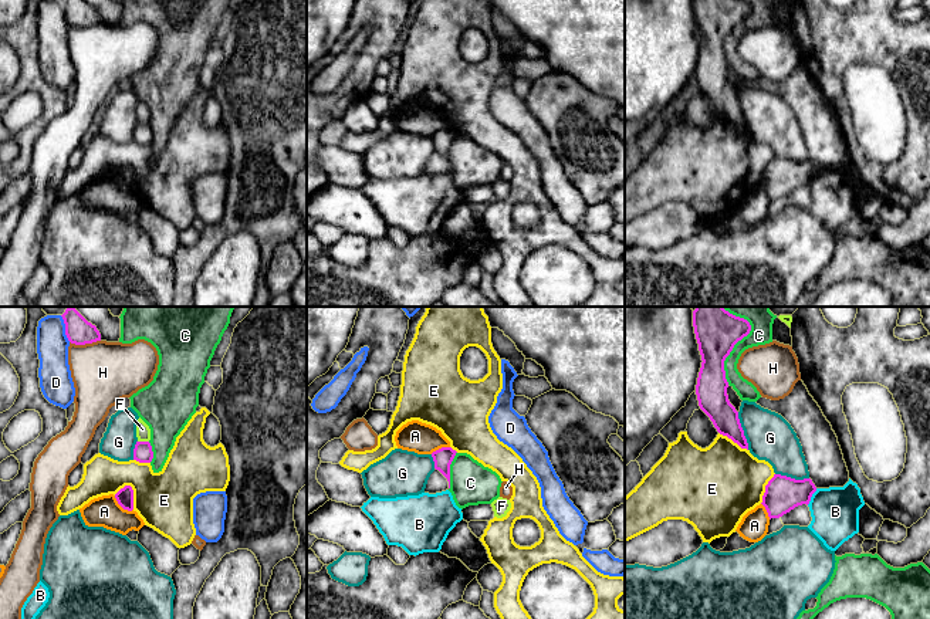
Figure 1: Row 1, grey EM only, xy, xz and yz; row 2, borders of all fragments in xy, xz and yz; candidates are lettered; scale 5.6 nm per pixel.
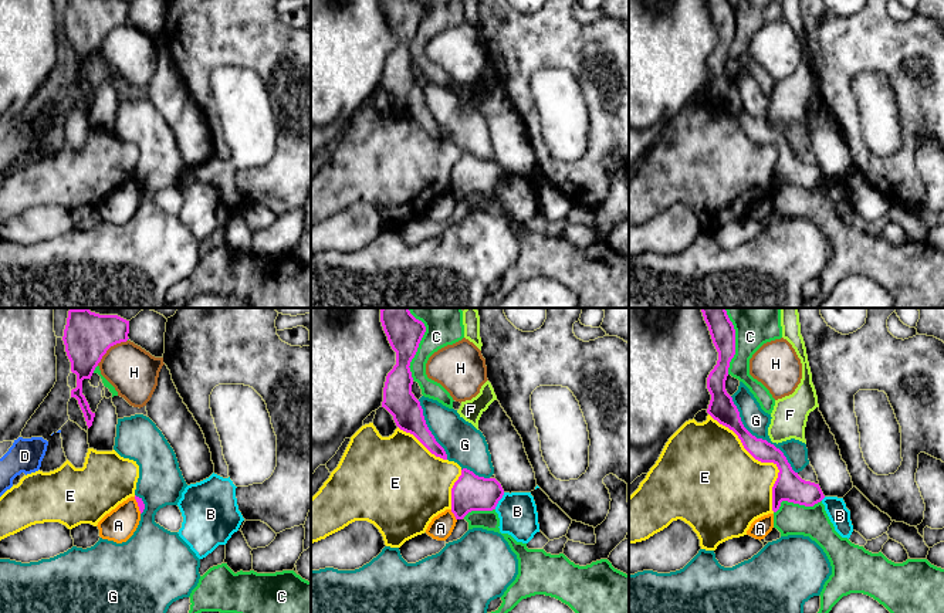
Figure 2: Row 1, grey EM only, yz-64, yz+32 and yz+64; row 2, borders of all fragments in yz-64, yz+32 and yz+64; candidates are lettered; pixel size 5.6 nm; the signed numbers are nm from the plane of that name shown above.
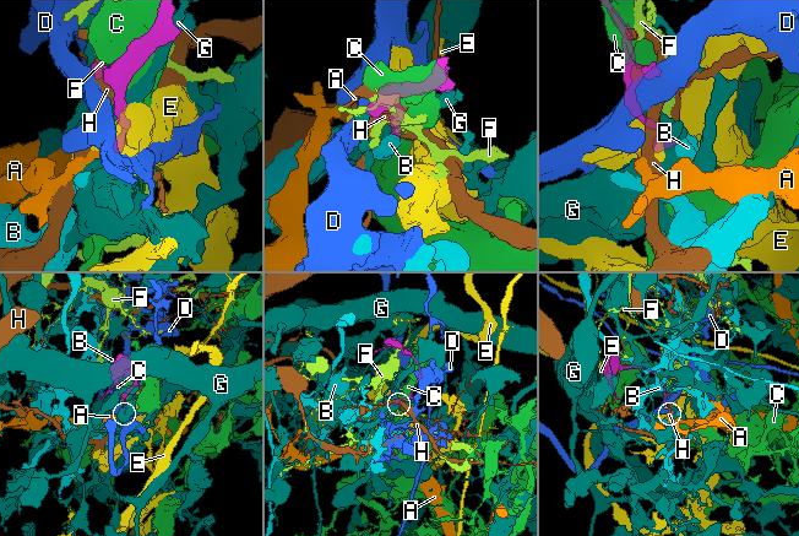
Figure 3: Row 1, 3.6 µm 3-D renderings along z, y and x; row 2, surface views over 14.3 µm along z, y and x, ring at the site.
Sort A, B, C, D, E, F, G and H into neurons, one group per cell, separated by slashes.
A / B / C / D / E / F / G / H

